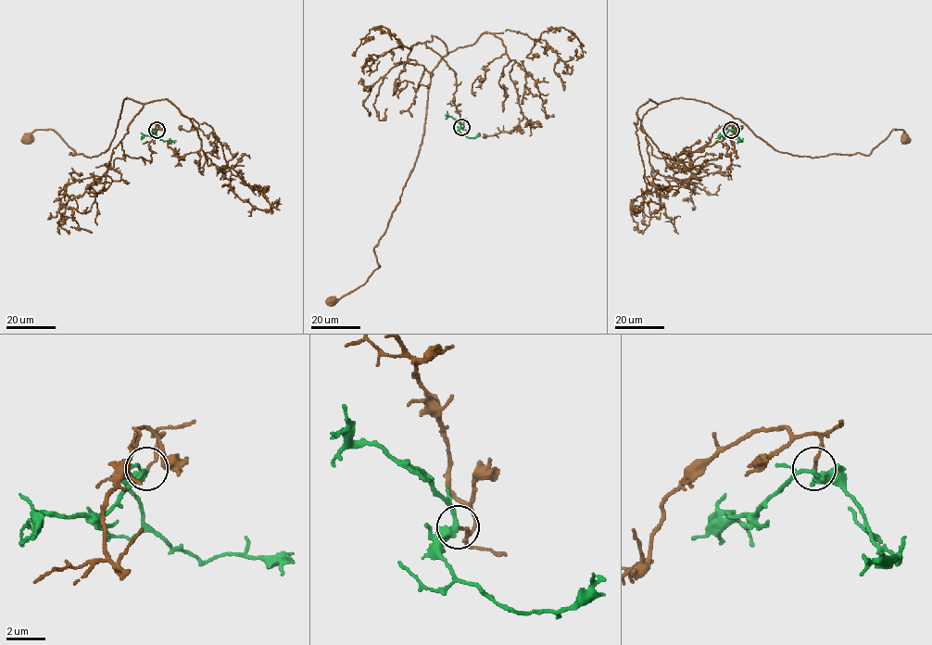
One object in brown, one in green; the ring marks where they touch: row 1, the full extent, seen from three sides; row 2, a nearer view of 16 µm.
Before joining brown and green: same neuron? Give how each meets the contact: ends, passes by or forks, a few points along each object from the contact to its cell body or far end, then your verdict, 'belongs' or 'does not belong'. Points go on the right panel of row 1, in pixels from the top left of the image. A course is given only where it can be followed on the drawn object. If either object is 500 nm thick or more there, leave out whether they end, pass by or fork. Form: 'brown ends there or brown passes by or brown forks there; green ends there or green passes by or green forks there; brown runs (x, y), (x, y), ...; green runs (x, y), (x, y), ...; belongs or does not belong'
brown ends there; green forks there; brown runs (732, 130), (677, 161), (653, 156), (640, 124), (675, 97), (791, 155), (869, 155), (893, 129), (906, 139); green runs (732, 130), (742, 141), (736, 143); belongs

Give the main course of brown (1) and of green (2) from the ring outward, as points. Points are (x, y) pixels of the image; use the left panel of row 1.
1: (157, 130), (151, 161), (123, 153), (143, 105), (128, 97), (99, 155), (69, 154), (51, 129), (28, 139)
2: (157, 130), (157, 135), (174, 143)

